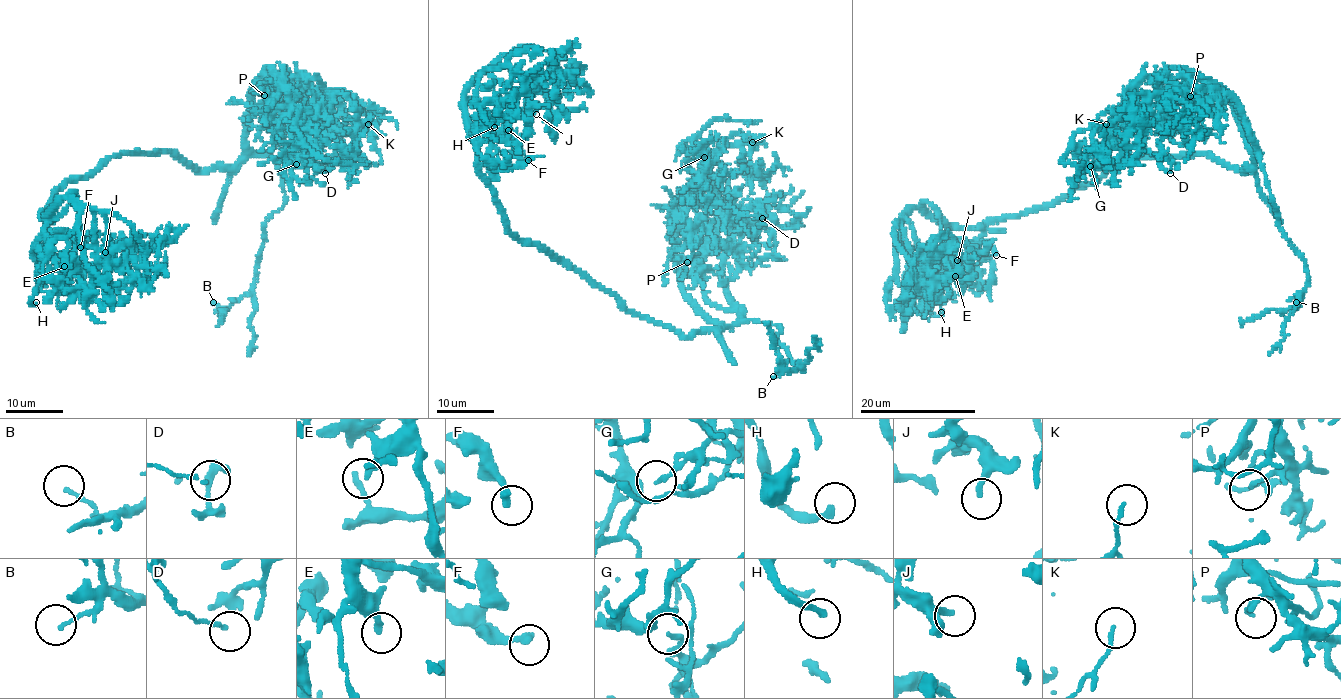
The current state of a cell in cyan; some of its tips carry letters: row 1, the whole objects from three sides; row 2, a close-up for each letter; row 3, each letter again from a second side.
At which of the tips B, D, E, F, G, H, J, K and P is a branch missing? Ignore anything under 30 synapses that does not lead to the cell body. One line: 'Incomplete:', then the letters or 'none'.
Incomplete: B, H, J

